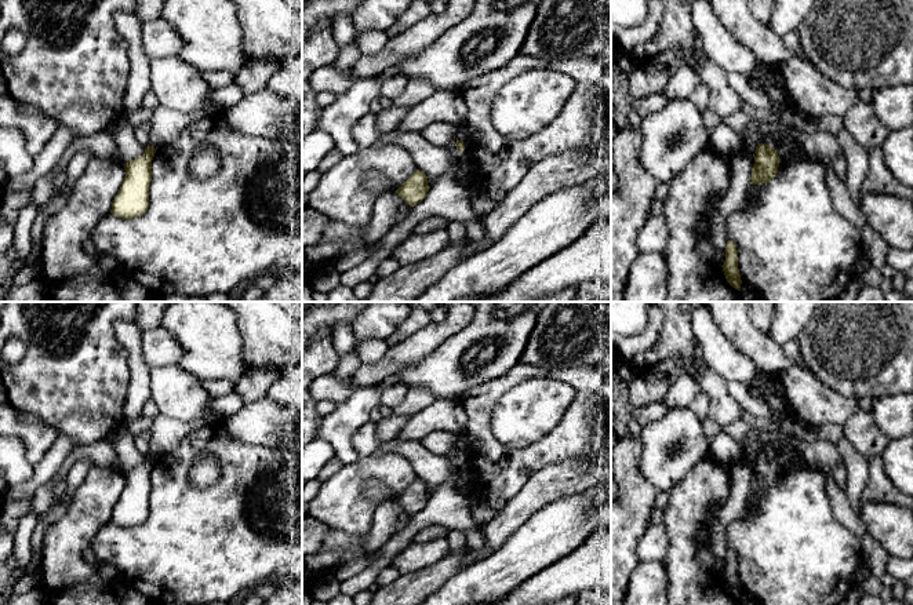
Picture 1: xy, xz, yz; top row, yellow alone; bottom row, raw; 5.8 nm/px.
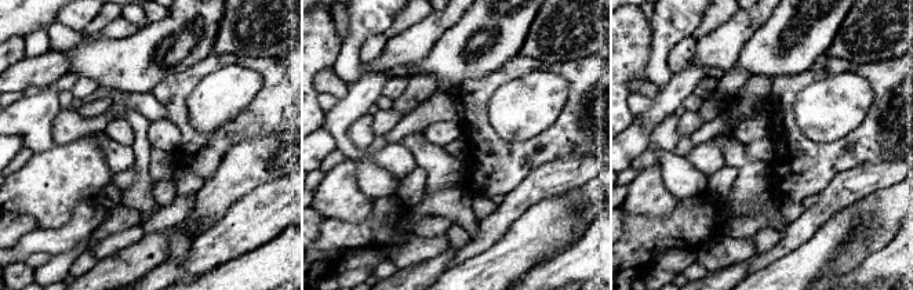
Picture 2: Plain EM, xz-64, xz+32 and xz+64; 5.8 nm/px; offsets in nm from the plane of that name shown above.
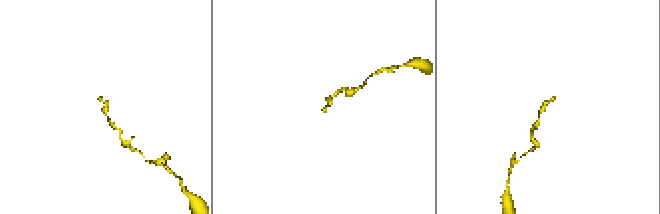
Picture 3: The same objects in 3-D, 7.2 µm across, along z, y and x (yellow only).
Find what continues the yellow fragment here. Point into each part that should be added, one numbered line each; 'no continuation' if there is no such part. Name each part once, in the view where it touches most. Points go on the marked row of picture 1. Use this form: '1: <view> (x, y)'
no continuation

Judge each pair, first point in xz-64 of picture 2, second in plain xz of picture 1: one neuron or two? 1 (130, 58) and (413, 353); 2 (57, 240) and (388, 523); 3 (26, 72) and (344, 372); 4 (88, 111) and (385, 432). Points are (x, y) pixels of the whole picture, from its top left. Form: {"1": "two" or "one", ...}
{"1": "two", "2": "one", "3": "two", "4": "one"}

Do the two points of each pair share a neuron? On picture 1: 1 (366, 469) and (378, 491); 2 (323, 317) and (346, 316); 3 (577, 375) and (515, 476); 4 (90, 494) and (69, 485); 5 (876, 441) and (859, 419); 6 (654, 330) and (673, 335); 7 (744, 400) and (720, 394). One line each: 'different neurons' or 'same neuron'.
1: different neurons
2: same neuron
3: same neuron
4: different neurons
5: same neuron
6: different neurons
7: different neurons

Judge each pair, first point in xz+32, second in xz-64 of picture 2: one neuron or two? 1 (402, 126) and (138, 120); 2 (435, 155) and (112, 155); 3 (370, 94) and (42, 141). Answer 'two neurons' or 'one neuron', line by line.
1: two neurons
2: one neuron
3: one neuron

